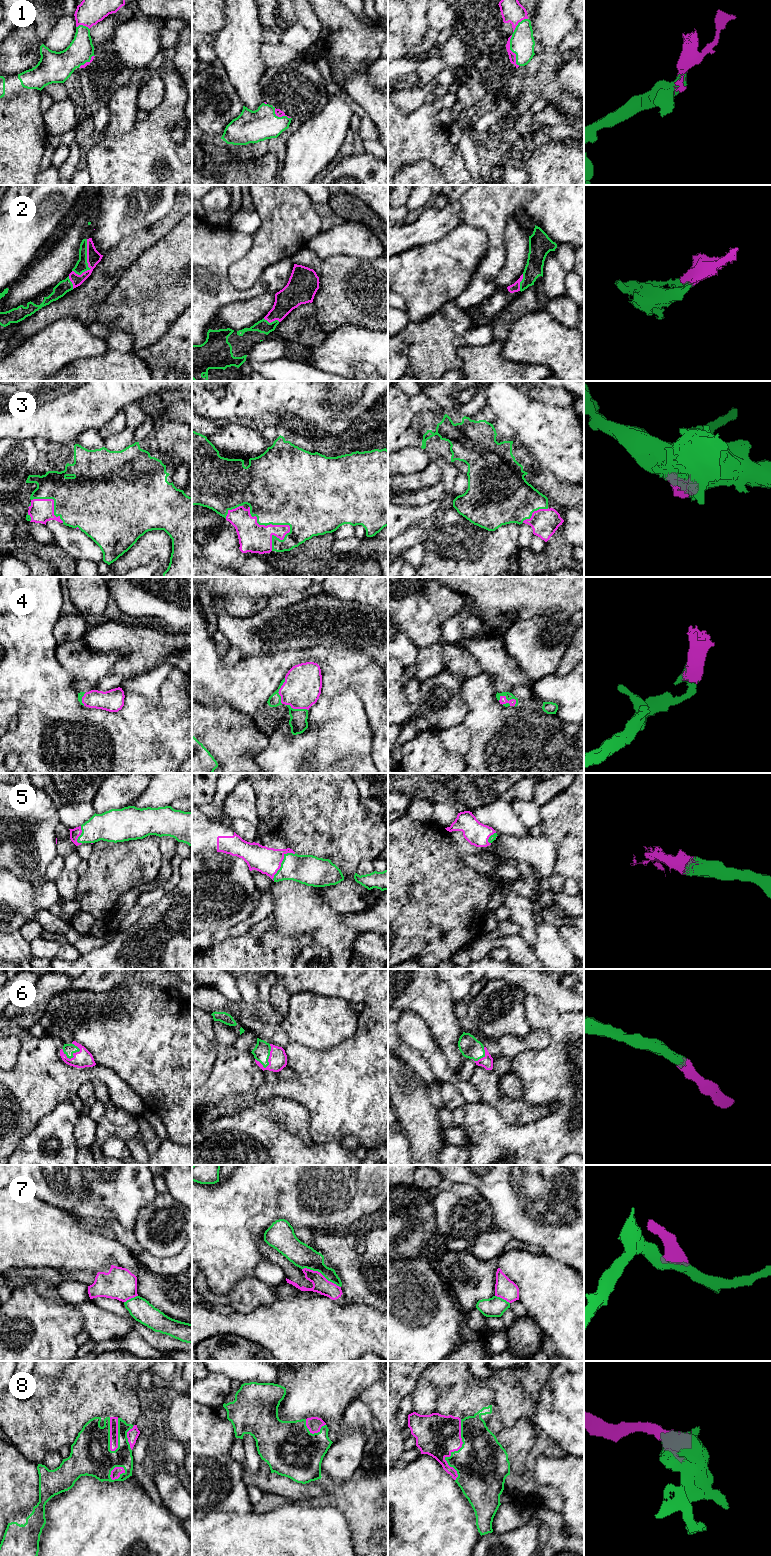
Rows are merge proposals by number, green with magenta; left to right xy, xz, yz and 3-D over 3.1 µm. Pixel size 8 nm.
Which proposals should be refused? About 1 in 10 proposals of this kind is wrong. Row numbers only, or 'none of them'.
7

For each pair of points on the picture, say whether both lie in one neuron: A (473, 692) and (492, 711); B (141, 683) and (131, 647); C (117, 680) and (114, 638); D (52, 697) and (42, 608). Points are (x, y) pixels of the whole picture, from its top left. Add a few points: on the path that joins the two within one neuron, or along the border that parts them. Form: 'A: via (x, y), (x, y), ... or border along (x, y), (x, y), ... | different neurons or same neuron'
A: via (478, 697), (487, 706) | same neuron
B: via (137, 674), (135, 670), (135, 656) | same neuron
C: border along (111, 672), (122, 675), (128, 680) | different neurons
D: via (42, 675), (42, 630) | same neuron

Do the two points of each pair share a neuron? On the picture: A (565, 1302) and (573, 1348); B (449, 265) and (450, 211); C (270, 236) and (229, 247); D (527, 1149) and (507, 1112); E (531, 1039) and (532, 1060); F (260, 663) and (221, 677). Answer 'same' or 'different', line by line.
A: same
B: different
C: different
D: different
E: different
F: same

